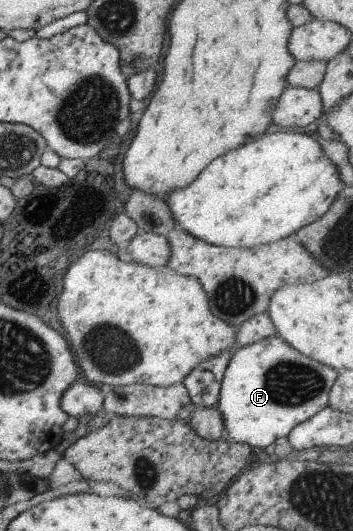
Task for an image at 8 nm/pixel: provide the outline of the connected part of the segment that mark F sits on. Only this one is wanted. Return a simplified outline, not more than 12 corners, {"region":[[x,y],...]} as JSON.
{"region":[[276,336],[235,348],[226,439],[263,448],[327,406],[337,373]]}

